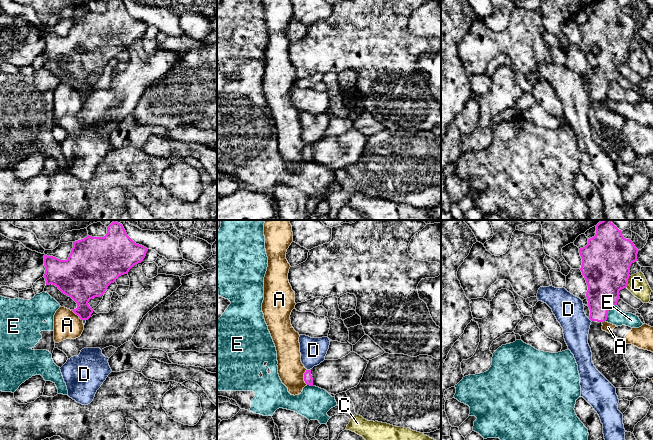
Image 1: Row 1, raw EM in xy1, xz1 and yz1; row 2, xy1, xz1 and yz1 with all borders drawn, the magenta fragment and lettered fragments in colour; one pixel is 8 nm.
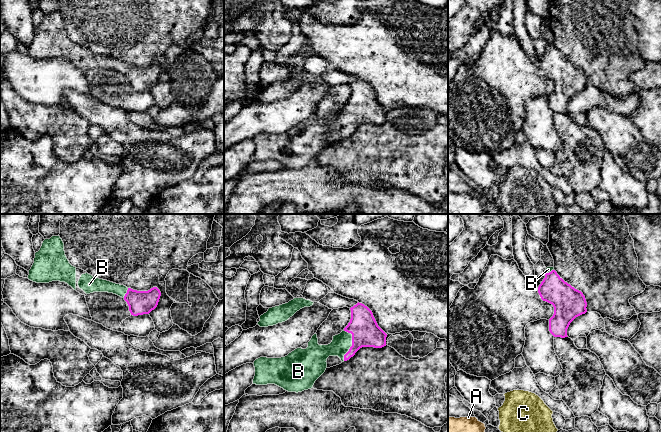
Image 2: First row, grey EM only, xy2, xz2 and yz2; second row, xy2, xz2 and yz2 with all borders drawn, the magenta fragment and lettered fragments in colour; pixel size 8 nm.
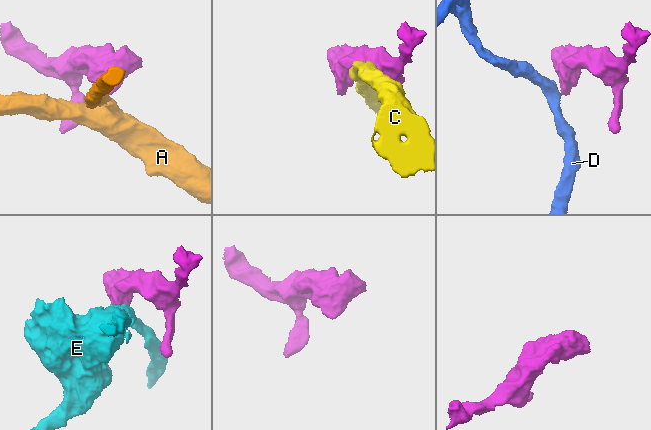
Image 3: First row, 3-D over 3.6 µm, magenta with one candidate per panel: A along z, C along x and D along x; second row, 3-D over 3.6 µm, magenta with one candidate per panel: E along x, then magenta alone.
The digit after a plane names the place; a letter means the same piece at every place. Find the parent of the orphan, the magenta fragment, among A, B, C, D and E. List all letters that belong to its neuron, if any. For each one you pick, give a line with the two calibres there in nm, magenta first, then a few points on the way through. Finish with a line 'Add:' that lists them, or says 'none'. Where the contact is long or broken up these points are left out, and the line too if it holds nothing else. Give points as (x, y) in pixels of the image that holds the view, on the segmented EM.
B: 220/160 nm | across xz2 (365, 331), (352, 344), (341, 343)
Add: B

